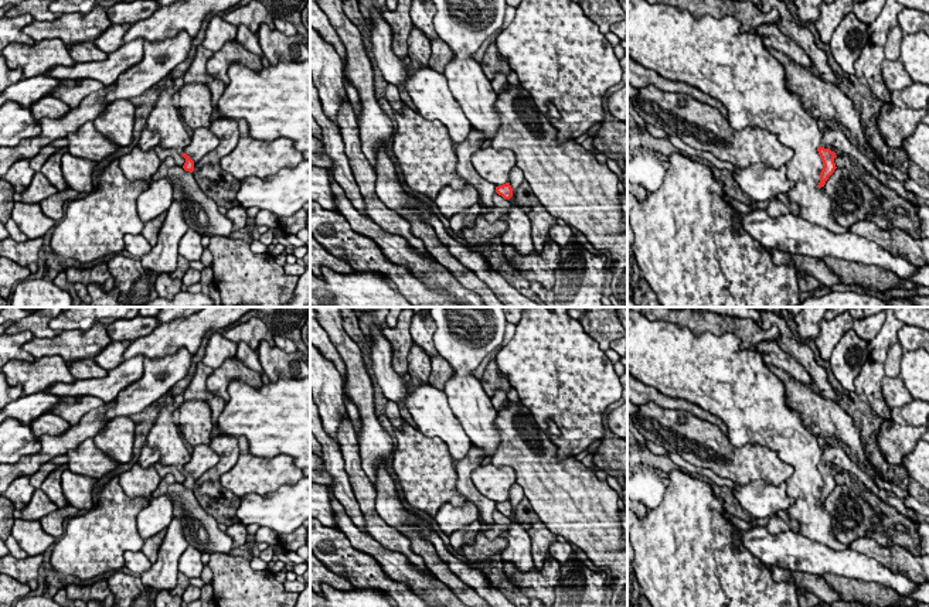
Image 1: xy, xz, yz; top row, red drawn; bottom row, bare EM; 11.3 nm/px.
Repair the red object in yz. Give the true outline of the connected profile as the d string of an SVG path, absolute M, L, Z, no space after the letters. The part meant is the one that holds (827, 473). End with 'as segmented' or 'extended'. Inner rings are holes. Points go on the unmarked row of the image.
M836 441L833 446L826 444L821 451L821 463L817 466L817 468L821 474L824 484L820 490L819 505L824 504L828 494L837 485L834 480L834 475L837 473L834 468L830 467L831 464L841 468L843 471L853 474L857 481L862 482L867 490L872 491L875 495L882 495L882 490L874 482L867 471L864 471L860 464L851 461L843 447L840 447Z; extended

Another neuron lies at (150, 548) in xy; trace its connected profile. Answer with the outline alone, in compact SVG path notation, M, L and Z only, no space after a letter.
M163 529L159 533L156 533L154 536L144 539L142 552L150 560L150 563L156 563L159 548L160 548L160 543L163 542L166 533L167 533L167 529Z

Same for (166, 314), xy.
M161 307L159 314L156 316L157 327L166 323L171 323L180 317L188 317L203 308L204 307Z

